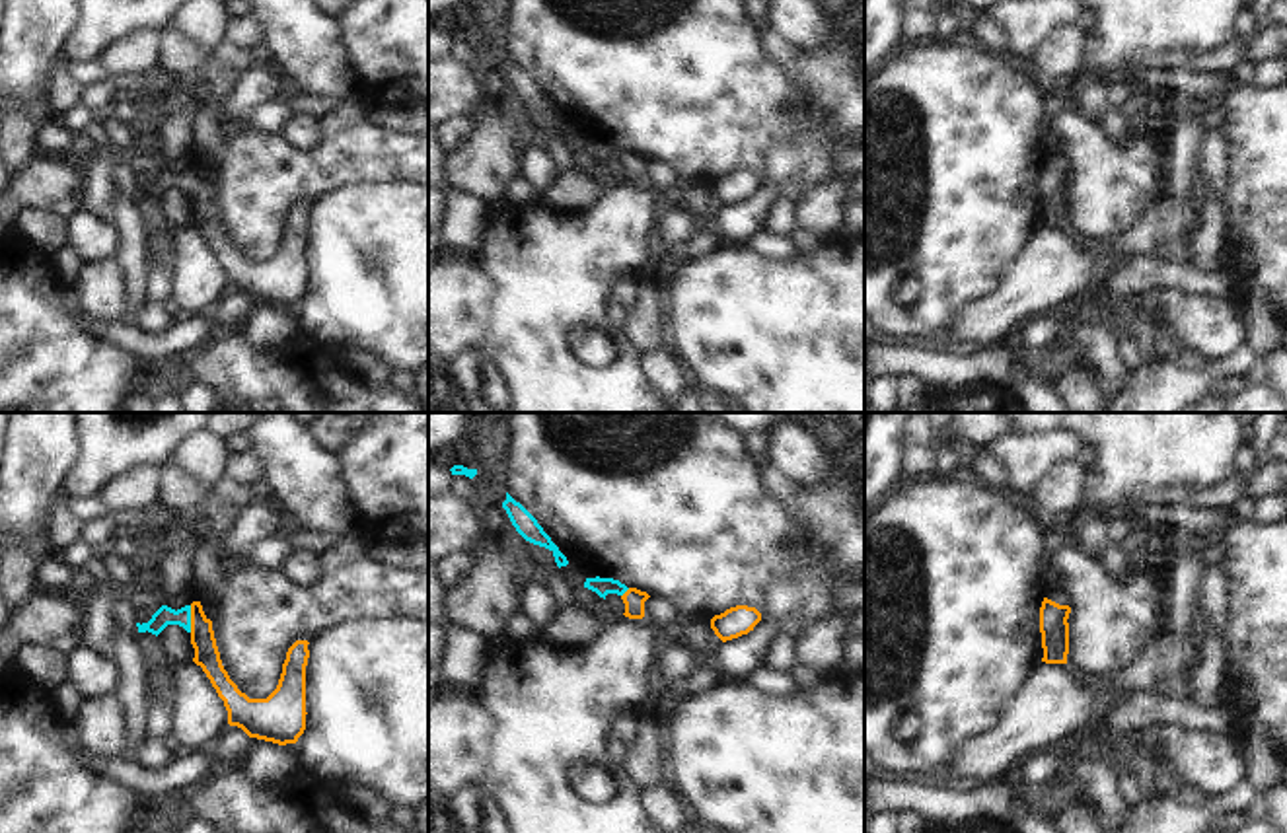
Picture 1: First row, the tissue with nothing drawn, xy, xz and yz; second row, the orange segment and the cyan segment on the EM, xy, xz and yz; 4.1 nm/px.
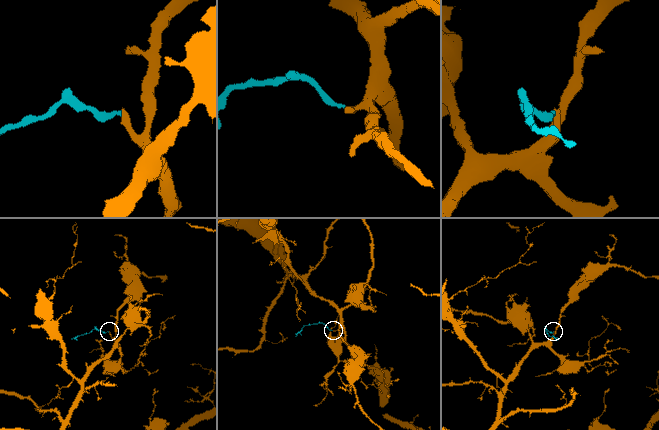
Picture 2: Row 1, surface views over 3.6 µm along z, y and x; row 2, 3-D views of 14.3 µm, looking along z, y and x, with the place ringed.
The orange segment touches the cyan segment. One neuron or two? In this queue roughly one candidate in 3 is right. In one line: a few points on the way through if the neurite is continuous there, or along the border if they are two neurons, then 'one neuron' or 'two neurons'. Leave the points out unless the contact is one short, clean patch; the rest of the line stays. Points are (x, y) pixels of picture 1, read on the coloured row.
across xy (207, 656), (201, 629), (191, 619), (164, 615) | one neuron

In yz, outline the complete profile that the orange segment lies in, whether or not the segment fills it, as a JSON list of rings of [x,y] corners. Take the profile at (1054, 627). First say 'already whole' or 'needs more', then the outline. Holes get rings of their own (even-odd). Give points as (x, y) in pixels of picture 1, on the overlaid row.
already whole; [[[1044,598],[1040,607],[1040,633],[1046,664],[1067,664],[1069,654],[1069,605]]]

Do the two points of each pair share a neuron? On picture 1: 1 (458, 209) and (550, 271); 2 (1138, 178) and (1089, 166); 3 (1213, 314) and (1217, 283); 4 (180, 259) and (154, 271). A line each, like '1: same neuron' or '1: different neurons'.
1: different neurons
2: same neuron
3: different neurons
4: different neurons

